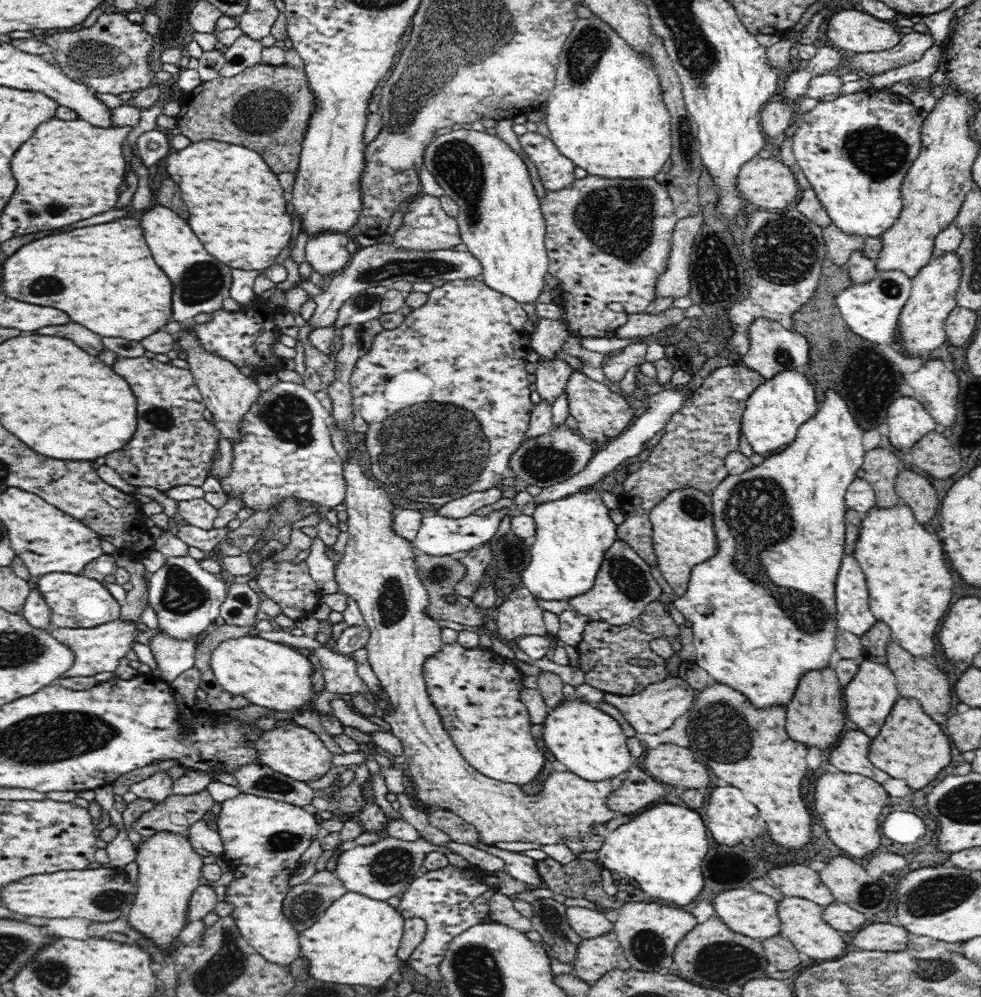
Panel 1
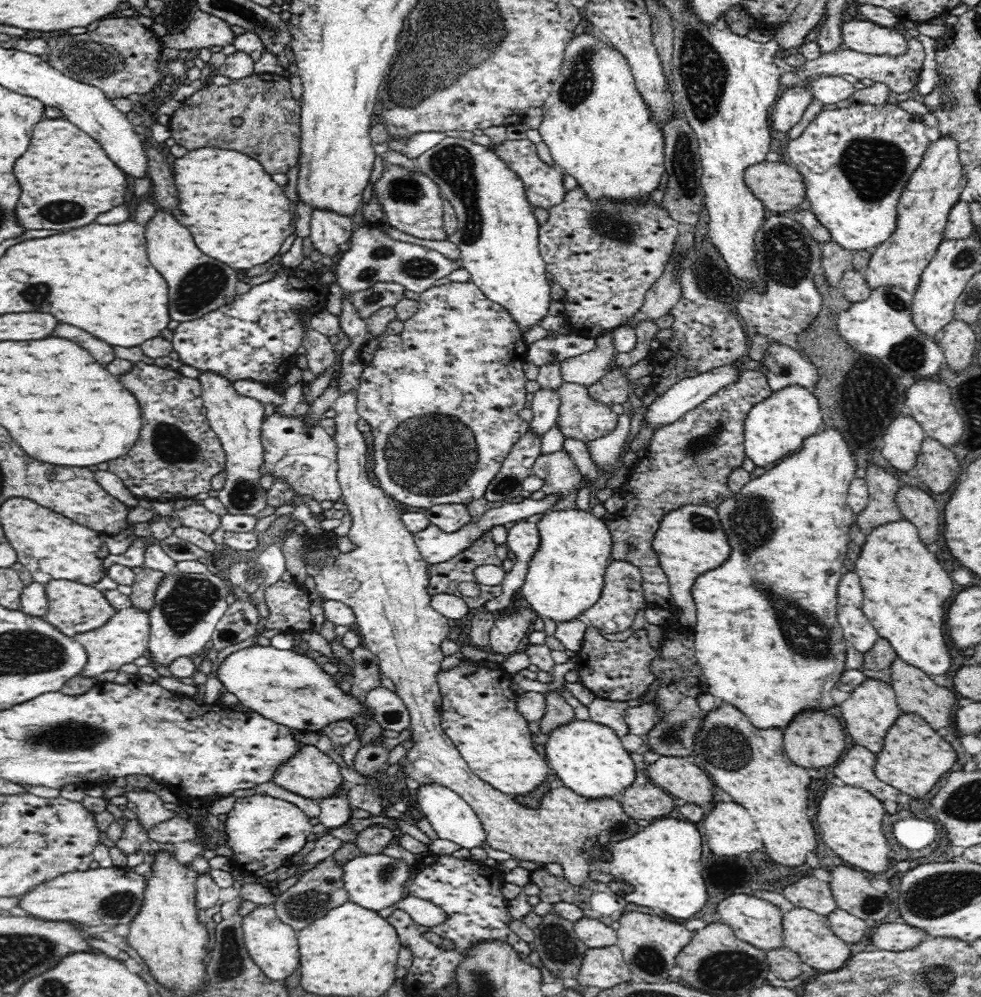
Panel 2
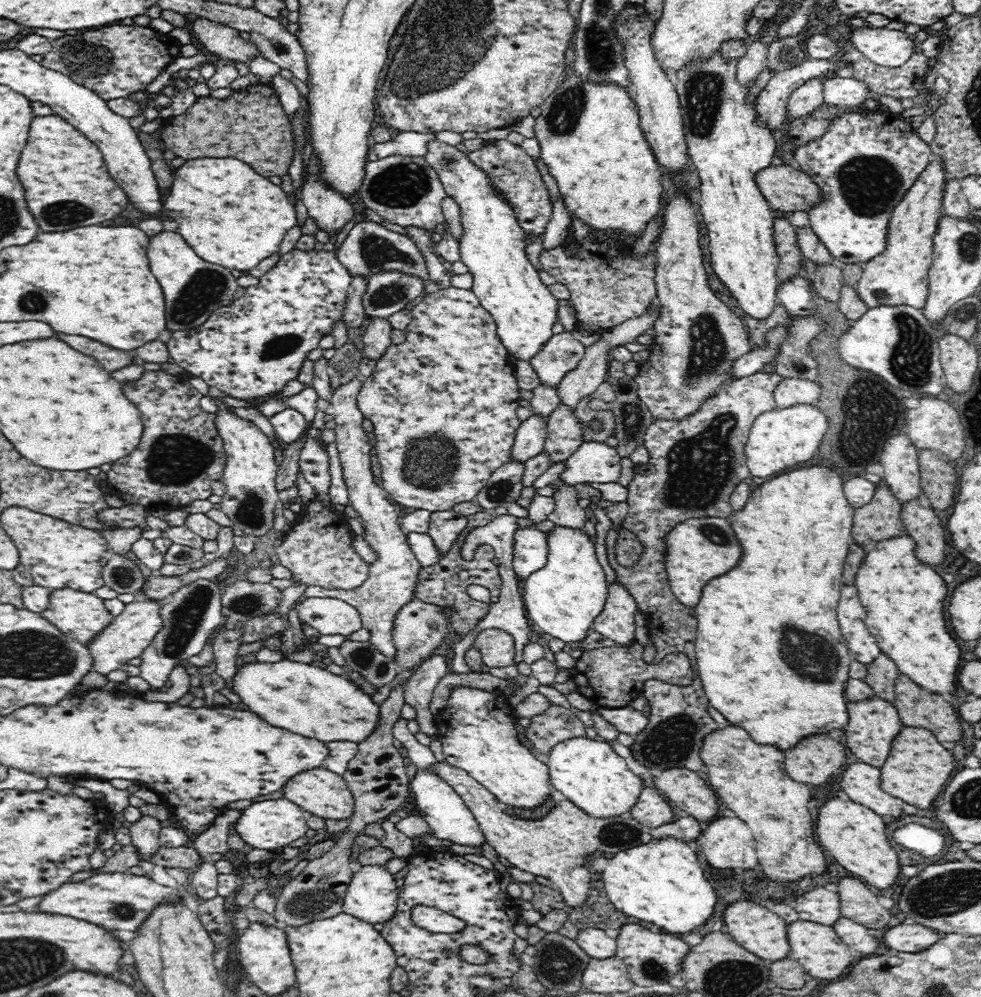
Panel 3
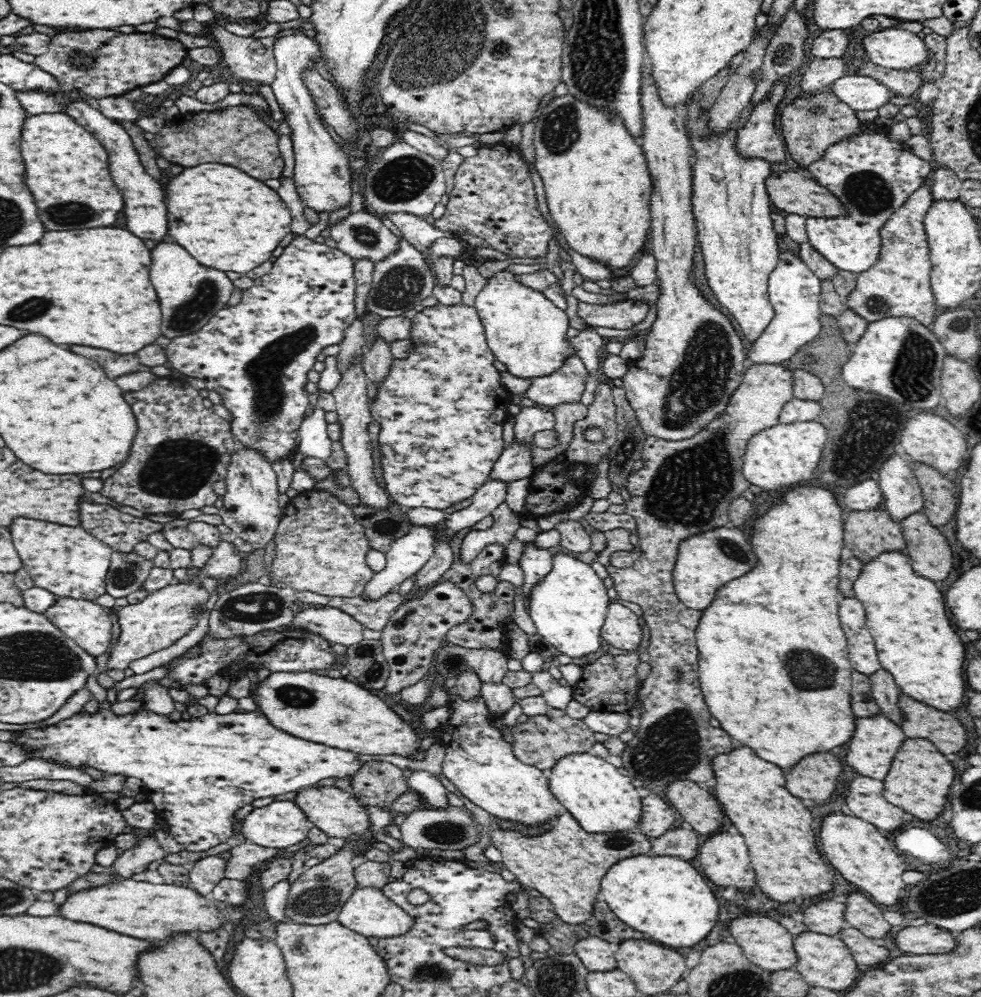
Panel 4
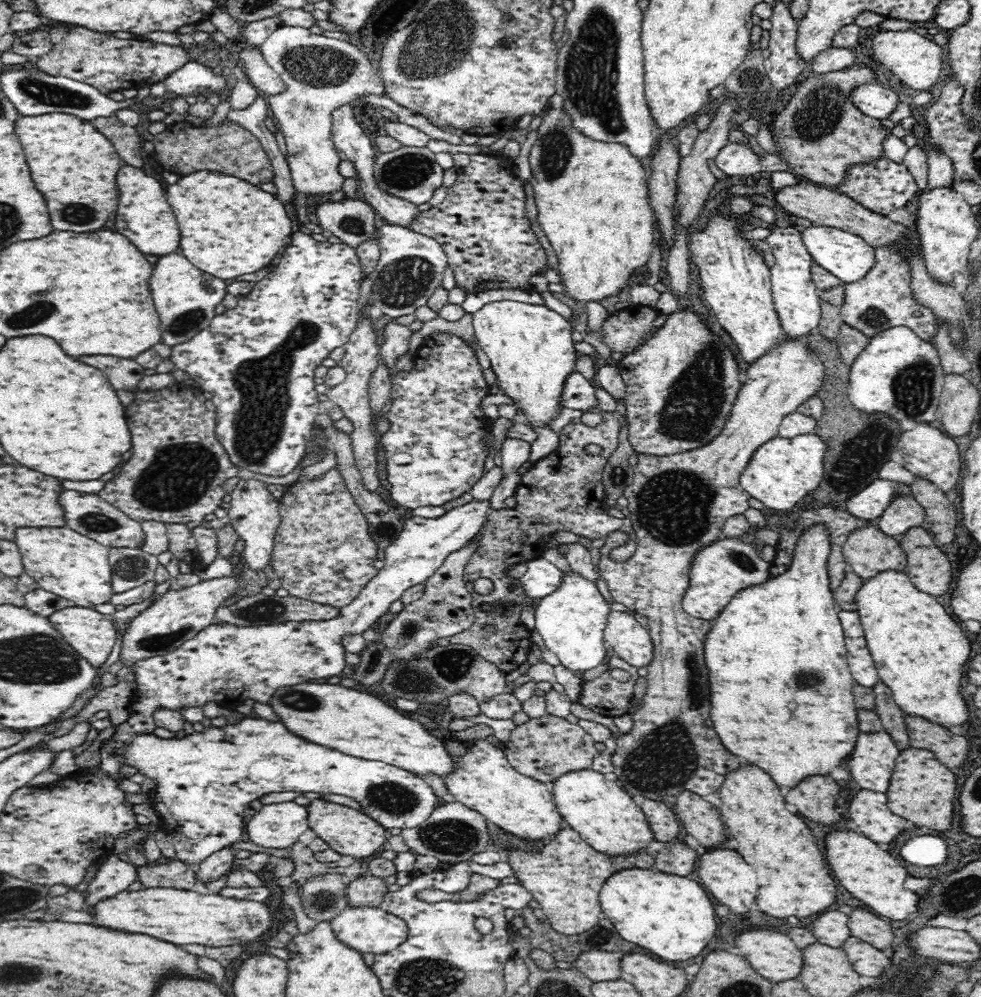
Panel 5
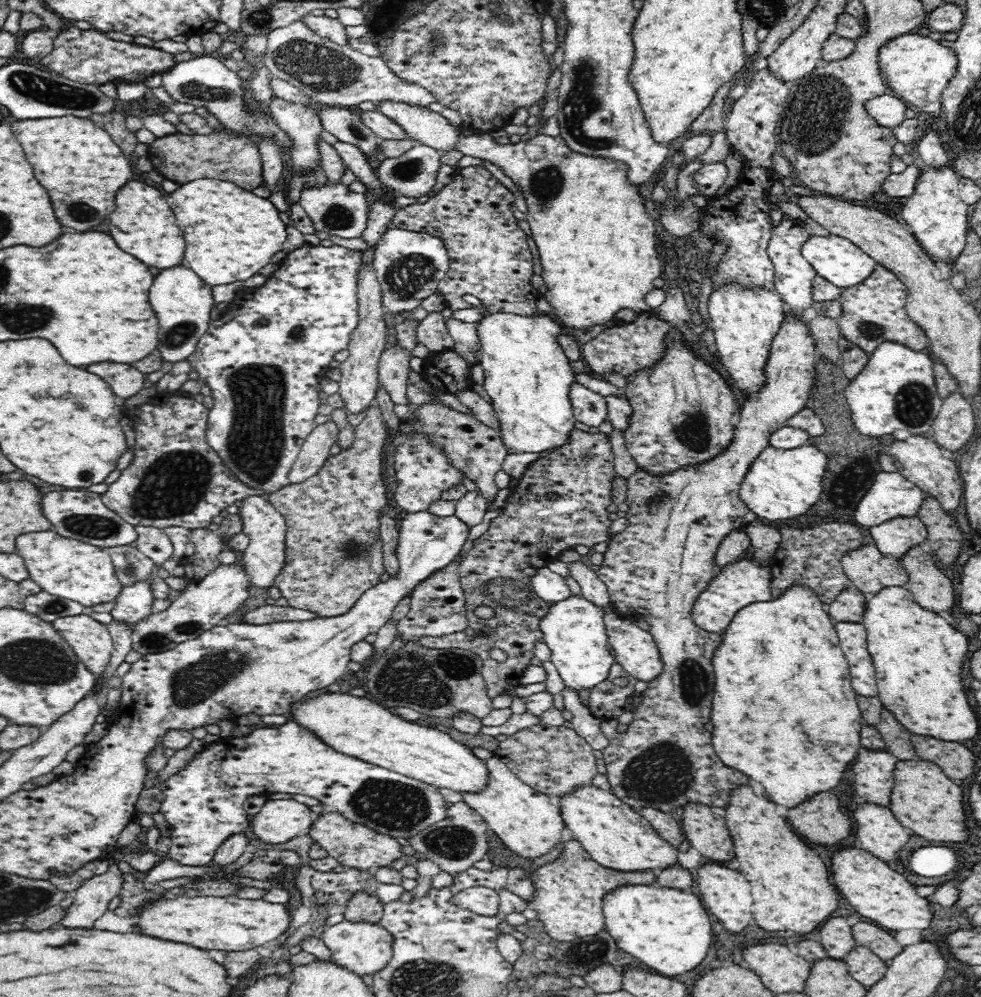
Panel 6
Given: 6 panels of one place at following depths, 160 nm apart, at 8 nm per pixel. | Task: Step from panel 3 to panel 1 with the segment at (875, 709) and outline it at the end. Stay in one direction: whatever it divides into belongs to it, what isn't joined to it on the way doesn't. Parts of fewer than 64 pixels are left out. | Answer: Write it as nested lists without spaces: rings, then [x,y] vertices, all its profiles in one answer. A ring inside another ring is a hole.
[[[862,657],[859,662],[858,673],[853,680],[843,688],[844,702],[846,702],[846,716],[850,722],[856,724],[856,730],[867,734],[870,739],[876,739],[880,734],[880,728],[884,724],[892,706],[899,698],[896,677],[887,664],[880,664],[879,660],[870,657]]]

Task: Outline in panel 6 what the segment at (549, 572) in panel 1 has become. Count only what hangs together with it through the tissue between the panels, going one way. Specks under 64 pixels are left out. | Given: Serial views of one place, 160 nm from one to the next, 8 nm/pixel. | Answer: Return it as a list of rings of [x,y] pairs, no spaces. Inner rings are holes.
[[[571,594],[552,604],[548,615],[539,623],[543,642],[552,651],[551,661],[558,669],[564,685],[571,690],[592,690],[596,684],[604,683],[609,678],[615,658],[608,650],[604,616],[604,610],[596,607],[590,600],[582,595]]]

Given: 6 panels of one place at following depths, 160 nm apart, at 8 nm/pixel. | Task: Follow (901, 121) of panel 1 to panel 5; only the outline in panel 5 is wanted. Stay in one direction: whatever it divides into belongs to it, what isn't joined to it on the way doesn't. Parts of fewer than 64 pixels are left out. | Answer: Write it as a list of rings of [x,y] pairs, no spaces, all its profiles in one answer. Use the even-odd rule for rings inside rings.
[[[886,156],[866,165],[853,165],[847,170],[849,172],[846,173],[842,184],[839,184],[836,191],[852,198],[862,207],[884,216],[890,214],[892,210],[898,210],[898,208],[912,207],[920,193],[918,184],[915,183],[914,177],[908,173],[905,164],[896,164],[896,162],[886,158]],[[812,224],[810,228],[801,232],[801,237],[807,251],[811,254],[813,263],[826,269],[827,272],[838,277],[845,284],[860,280],[876,264],[875,249],[861,236],[844,232],[843,229]]]

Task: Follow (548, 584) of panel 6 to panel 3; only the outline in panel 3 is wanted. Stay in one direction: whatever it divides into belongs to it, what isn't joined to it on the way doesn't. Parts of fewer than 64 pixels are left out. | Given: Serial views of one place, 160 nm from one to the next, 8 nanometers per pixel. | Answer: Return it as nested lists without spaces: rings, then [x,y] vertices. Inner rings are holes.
[[[532,527],[518,528],[514,532],[514,558],[512,568],[518,578],[527,579],[533,572],[544,568],[549,546],[547,534]]]

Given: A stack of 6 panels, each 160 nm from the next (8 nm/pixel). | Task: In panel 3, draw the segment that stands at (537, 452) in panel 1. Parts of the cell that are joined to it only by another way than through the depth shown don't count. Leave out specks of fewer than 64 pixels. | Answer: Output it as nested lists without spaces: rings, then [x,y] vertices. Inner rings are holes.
[[[556,480],[550,484],[557,490],[553,494],[555,502],[554,512],[547,516],[555,526],[564,528],[583,528],[586,522],[585,509],[578,505],[578,500],[582,499],[578,495],[575,486],[564,484],[561,480]]]

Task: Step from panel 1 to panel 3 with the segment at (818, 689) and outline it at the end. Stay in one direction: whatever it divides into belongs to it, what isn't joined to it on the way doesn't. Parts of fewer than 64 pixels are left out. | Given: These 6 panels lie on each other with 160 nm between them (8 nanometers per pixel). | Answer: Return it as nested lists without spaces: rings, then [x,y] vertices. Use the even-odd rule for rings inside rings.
[[[812,734],[785,752],[785,772],[792,780],[810,786],[828,782],[830,774],[845,765],[846,748],[828,734]]]

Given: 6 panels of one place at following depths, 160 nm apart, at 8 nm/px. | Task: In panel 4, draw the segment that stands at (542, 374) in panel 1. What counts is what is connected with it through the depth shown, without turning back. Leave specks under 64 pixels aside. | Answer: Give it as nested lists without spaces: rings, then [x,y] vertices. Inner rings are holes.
[[[514,442],[506,447],[499,459],[495,462],[489,480],[501,480],[502,482],[514,482],[520,478],[531,478],[534,474],[534,466],[531,461],[531,450],[534,444]]]

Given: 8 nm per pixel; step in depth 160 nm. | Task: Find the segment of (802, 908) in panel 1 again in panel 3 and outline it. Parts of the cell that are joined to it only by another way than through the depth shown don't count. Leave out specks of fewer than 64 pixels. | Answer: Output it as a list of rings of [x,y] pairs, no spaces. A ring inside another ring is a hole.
[[[799,918],[787,924],[786,932],[788,945],[790,945],[788,957],[797,960],[812,978],[830,981],[842,979],[842,976],[853,966],[852,961],[855,953],[847,944],[844,944],[833,926]]]

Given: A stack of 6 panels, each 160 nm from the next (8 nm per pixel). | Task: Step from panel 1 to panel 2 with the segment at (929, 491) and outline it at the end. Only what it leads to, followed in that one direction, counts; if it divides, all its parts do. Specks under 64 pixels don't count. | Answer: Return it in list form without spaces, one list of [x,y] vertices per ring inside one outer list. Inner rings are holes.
[[[904,485],[896,492],[896,502],[903,518],[916,524],[920,530],[920,540],[924,540],[926,546],[938,540],[940,512],[932,496],[915,485]]]

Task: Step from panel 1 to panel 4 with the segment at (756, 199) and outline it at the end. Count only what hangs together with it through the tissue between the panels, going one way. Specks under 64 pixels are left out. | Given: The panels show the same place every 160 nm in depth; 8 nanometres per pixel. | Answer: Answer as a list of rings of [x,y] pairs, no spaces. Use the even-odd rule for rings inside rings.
[[[773,172],[764,180],[770,201],[780,210],[807,217],[844,216],[843,203],[800,172]]]

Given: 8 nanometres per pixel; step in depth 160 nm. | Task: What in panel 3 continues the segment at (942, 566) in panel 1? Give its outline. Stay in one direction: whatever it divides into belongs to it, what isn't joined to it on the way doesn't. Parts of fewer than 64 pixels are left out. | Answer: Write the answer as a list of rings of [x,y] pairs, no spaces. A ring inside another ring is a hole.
[[[907,533],[880,540],[866,550],[864,560],[855,574],[854,585],[866,612],[865,624],[868,631],[875,637],[881,652],[885,652],[895,662],[899,673],[928,692],[955,694],[956,674],[960,668],[960,648],[946,626],[946,582],[930,566],[922,564],[915,552],[915,540]]]

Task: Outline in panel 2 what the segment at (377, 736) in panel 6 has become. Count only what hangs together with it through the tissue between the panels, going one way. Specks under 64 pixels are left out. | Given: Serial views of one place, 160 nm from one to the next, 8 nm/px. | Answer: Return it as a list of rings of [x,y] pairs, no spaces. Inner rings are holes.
[[[256,644],[230,654],[221,662],[217,673],[225,691],[237,696],[239,702],[246,708],[292,730],[322,732],[324,726],[338,722],[338,720],[352,725],[352,720],[362,712],[362,703],[350,693],[342,692],[333,676],[324,672],[321,666],[314,661],[314,655],[304,656],[292,650],[276,650],[271,645],[259,646]]]

